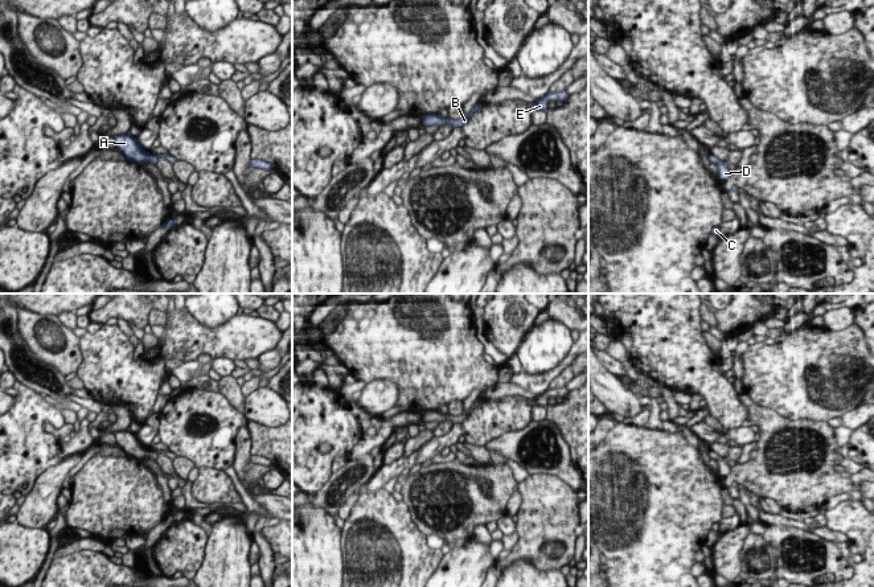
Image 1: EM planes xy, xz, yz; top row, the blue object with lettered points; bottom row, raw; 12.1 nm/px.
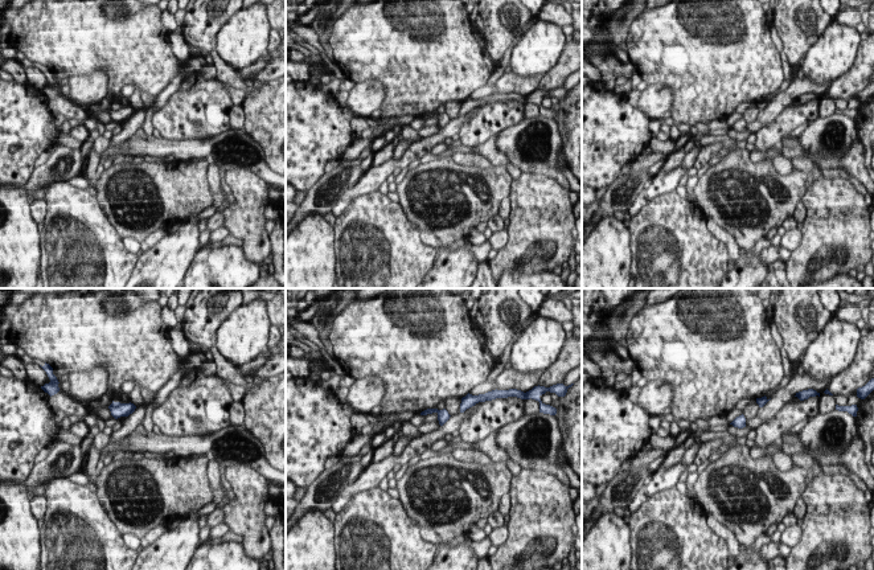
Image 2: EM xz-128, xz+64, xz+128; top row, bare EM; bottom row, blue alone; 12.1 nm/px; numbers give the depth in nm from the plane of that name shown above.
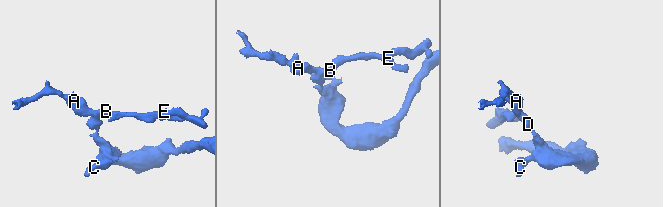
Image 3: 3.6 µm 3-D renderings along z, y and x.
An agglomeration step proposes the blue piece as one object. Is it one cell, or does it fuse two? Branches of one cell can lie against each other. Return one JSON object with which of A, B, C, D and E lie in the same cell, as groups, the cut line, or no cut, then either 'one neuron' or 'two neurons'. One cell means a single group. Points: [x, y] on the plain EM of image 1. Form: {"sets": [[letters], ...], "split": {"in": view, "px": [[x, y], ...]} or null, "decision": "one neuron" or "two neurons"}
{"sets": [["A", "B", "C", "D", "E"]], "split": null, "decision": "one neuron"}

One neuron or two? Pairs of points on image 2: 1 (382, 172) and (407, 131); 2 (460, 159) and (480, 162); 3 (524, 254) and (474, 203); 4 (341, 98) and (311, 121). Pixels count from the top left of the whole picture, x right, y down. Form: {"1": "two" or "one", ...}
{"1": "two", "2": "one", "3": "two", "4": "two"}

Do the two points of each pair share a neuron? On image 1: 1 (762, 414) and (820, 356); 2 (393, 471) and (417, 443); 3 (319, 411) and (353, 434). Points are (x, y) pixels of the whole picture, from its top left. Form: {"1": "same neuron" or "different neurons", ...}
{"1": "different neurons", "2": "different neurons", "3": "same neuron"}

